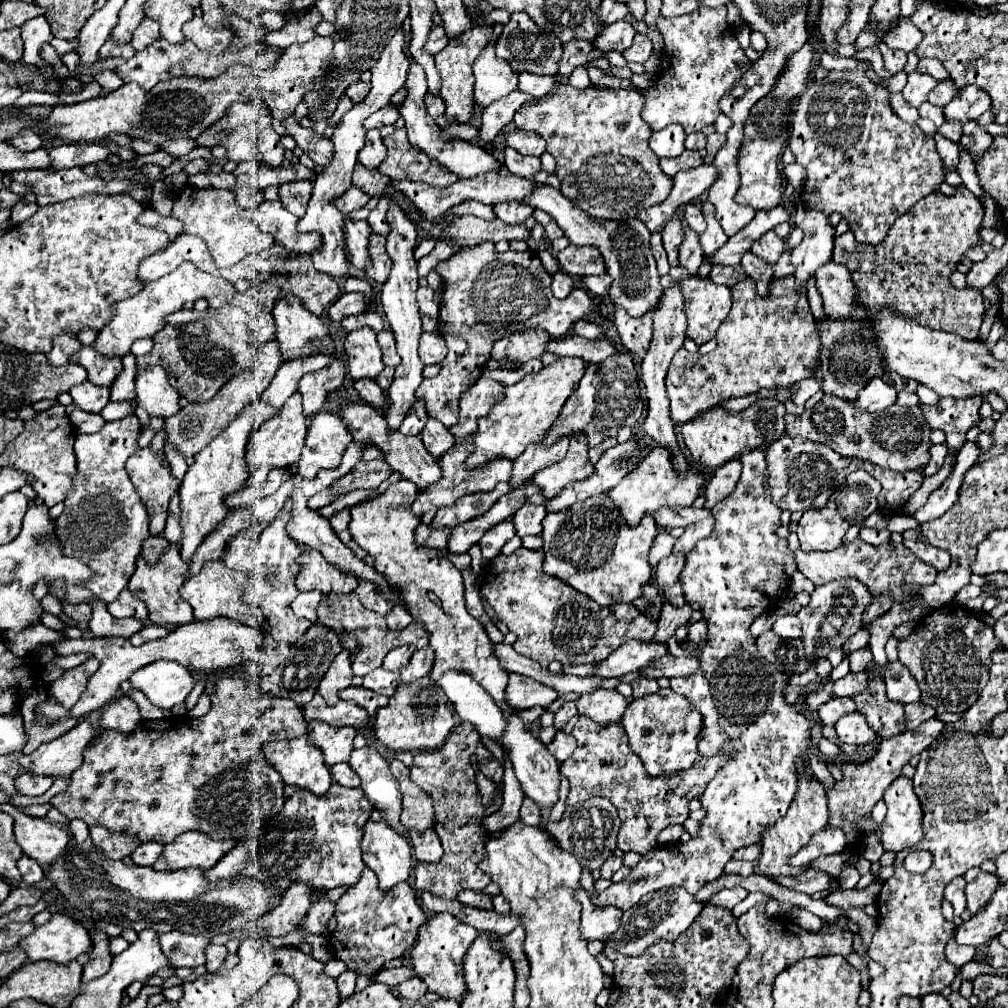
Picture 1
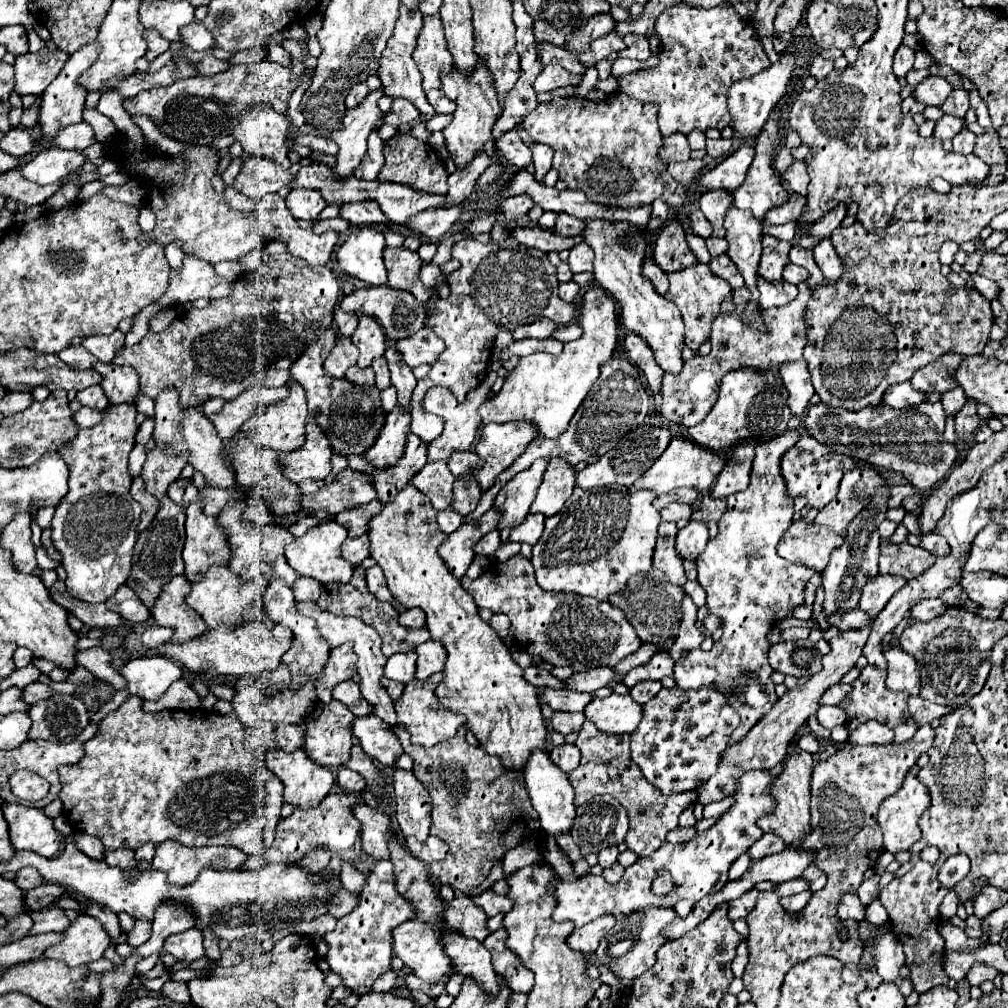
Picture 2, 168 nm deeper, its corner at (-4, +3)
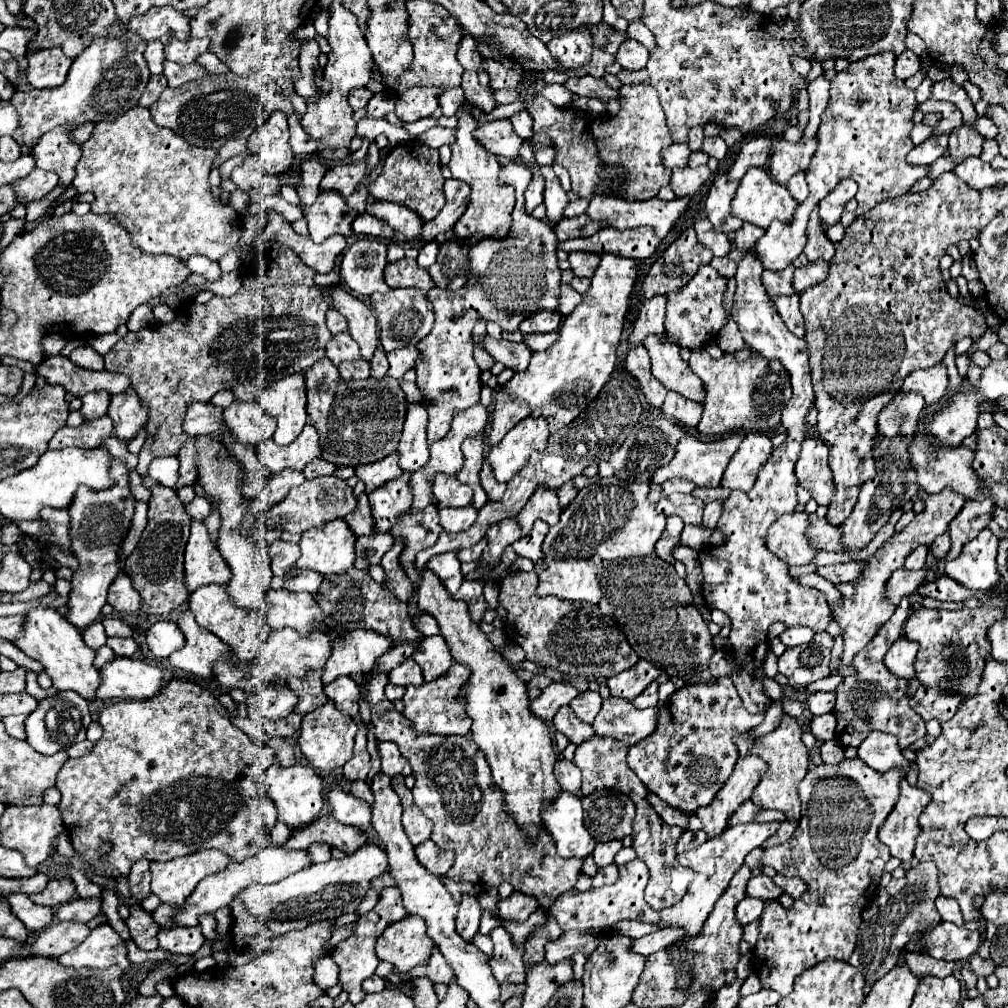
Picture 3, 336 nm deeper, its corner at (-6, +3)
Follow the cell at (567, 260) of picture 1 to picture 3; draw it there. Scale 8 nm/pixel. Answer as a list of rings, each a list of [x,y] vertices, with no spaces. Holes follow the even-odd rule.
[[[576,251],[576,253],[570,253],[568,261],[570,261],[570,267],[576,277],[592,277],[598,263],[600,263],[600,255]]]

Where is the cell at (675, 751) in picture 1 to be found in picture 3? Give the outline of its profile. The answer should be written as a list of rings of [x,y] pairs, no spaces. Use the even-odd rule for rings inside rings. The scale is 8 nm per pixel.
[[[730,677],[718,679],[714,685],[690,685],[682,687],[674,695],[670,695],[668,703],[658,713],[658,727],[654,735],[644,739],[642,743],[628,749],[628,765],[638,775],[638,779],[644,783],[648,791],[658,795],[662,801],[666,801],[670,807],[696,813],[698,807],[708,807],[714,799],[714,795],[722,789],[722,783],[730,777],[734,763],[738,759],[738,751],[732,743],[732,737],[740,731],[748,731],[762,723],[766,713],[748,713],[742,705],[742,699],[732,683]]]

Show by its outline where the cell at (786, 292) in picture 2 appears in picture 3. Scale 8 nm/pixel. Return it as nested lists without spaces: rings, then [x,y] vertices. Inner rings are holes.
[[[794,293],[794,295],[784,295],[784,297],[772,299],[772,301],[778,309],[778,315],[786,323],[786,327],[796,337],[804,337],[806,331],[804,331],[804,319],[802,319],[802,313],[800,313],[800,297]]]

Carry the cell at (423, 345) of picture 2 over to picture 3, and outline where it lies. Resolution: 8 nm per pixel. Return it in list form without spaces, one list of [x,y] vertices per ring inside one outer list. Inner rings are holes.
[[[402,347],[398,351],[388,353],[388,375],[394,379],[402,379],[402,375],[414,367],[414,361],[418,359],[418,349],[416,347]]]

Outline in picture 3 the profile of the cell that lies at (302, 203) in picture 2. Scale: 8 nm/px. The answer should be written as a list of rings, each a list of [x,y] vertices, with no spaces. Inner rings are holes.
[[[324,191],[318,195],[312,207],[304,207],[310,239],[314,243],[324,243],[330,235],[352,237],[352,221],[358,215],[360,211],[348,207],[336,191]]]

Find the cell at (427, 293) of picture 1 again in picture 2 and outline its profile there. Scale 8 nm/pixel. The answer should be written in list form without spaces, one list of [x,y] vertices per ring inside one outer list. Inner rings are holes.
[[[426,263],[420,267],[420,281],[424,283],[424,287],[432,289],[440,279],[442,279],[442,273],[440,273],[440,267],[434,265],[434,263]]]

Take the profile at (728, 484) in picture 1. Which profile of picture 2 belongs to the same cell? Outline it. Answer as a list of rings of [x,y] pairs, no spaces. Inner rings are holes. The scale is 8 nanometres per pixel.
[[[742,443],[732,451],[728,463],[724,465],[724,469],[720,471],[720,475],[716,479],[716,485],[710,491],[712,499],[724,499],[724,497],[744,491],[748,487],[754,447],[756,447],[756,443]]]

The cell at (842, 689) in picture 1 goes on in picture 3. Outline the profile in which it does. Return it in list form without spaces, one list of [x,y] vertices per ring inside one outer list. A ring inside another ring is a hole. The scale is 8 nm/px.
[[[814,693],[808,697],[806,703],[808,703],[808,711],[812,715],[824,715],[834,709],[834,701],[836,701],[834,693]]]

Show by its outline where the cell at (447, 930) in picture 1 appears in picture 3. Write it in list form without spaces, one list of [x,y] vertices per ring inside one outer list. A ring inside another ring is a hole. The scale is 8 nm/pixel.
[[[406,915],[402,921],[392,923],[378,937],[376,955],[392,963],[398,971],[410,971],[430,959],[434,941],[426,935],[426,923],[416,915]]]

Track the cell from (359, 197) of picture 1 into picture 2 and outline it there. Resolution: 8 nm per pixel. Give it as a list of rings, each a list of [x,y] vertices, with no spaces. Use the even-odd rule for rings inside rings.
[[[362,201],[362,203],[346,203],[340,207],[340,217],[348,219],[354,225],[374,225],[374,223],[390,223],[388,217],[382,213],[378,203]]]

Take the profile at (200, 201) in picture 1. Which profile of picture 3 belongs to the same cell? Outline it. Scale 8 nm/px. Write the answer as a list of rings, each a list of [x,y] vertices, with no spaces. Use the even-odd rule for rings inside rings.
[[[134,107],[116,121],[102,121],[94,127],[92,137],[82,143],[82,157],[76,165],[76,179],[72,187],[78,193],[92,191],[96,199],[90,203],[90,213],[116,217],[130,233],[132,245],[142,253],[166,253],[182,261],[192,255],[206,255],[208,259],[218,261],[238,243],[240,219],[232,207],[222,205],[212,197],[208,175],[214,157],[216,149],[192,147],[174,131],[156,125],[146,107]]]

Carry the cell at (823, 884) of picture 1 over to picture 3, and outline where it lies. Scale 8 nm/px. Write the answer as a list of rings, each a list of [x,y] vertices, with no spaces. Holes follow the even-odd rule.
[[[760,873],[760,875],[754,875],[750,879],[750,883],[746,887],[746,895],[748,897],[758,897],[762,901],[770,901],[770,899],[778,899],[782,895],[782,889],[776,887],[770,877]]]

